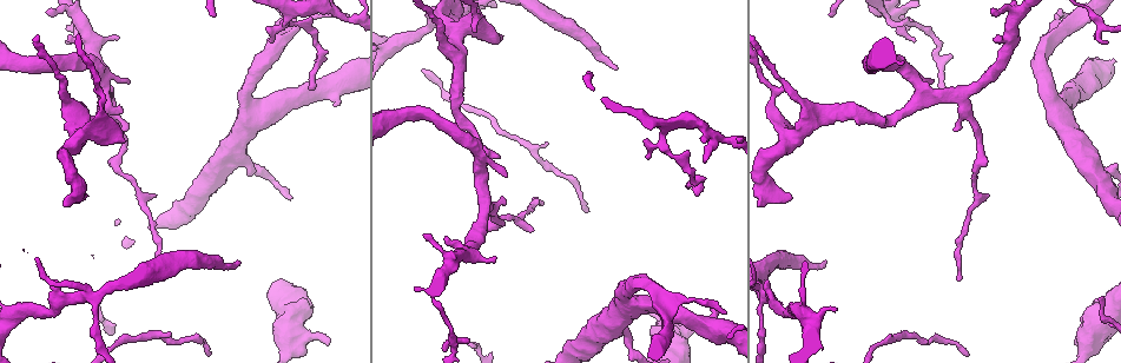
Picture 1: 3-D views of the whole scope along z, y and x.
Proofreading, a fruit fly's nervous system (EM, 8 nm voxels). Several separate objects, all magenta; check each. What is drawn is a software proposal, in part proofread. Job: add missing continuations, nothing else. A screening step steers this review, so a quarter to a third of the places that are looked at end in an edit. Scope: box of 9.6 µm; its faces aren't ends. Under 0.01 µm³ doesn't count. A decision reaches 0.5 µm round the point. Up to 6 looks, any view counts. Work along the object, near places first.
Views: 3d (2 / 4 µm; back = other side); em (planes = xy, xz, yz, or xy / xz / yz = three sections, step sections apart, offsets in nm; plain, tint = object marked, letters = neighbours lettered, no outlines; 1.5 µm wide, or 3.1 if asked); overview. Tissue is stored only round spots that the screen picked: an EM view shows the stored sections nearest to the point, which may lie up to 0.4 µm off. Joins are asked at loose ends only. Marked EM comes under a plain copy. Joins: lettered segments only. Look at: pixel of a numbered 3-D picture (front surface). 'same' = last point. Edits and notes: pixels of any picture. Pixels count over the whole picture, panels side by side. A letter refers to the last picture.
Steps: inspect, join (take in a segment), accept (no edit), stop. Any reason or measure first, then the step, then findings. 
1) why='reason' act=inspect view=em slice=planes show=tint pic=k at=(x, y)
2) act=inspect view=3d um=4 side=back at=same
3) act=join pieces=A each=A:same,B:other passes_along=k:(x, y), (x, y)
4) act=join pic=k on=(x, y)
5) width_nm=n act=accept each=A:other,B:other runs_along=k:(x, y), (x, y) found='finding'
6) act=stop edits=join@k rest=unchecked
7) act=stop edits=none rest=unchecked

why='an open end' act=inspect view=3d um=2 pic=1 at=(130, 80)

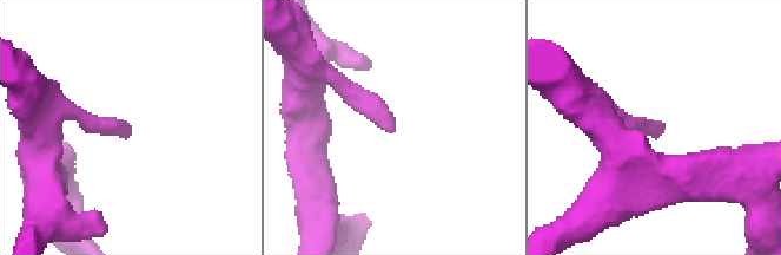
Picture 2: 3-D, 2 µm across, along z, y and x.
act=inspect view=em slice=planes show=tint pic=2 at=(392, 130)

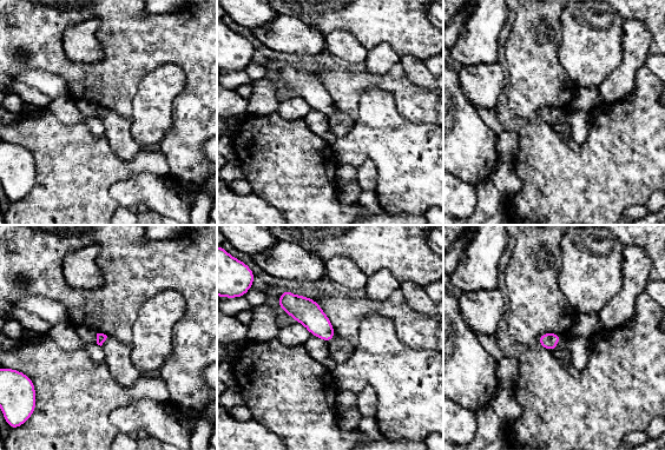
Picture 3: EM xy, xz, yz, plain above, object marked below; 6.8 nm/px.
act=inspect view=em slice=planes show=letters at=same

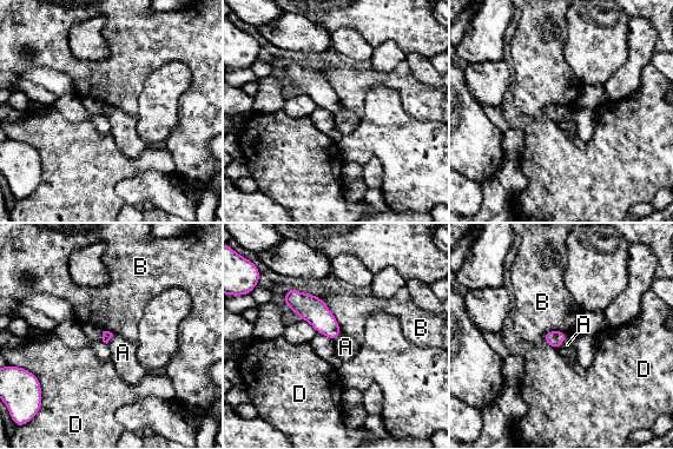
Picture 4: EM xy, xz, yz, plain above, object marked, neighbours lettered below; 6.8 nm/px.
act=accept each=A:other,B:other,D:other border=4:(567, 332), (558, 349) found='none of them fits'

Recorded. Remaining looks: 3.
why='thin end' act=inspect view=em slice=planes show=letters pic=1 at=(1106, 42)

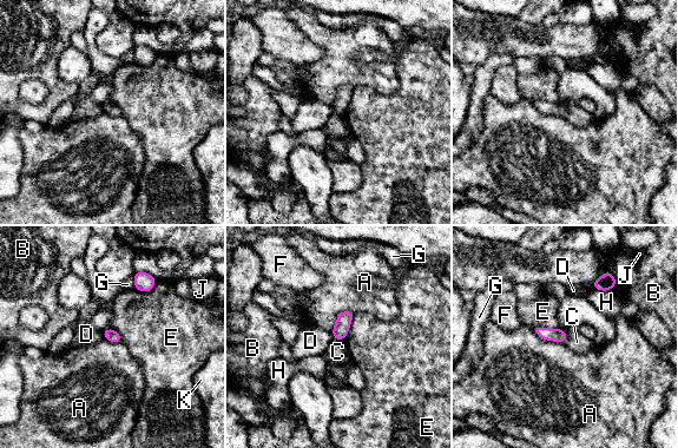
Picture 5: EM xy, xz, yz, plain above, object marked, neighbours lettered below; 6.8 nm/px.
act=accept each=A:other,B:other,C:other,D:other,E:other,F:other,G:other,H:other,J:other,K:other found='no lettered segment goes on from it'

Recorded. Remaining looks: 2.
why='free end' act=inspect view=em slice=planes show=letters pic=1 at=(434, 7)

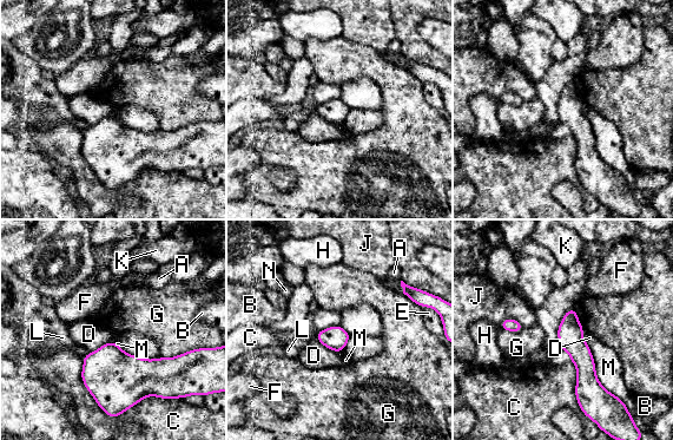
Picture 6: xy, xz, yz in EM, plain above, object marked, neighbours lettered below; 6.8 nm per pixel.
width_nm=170 act=accept each=A:other,B:other,C:other,D:other,E:other,F:other,G:other,H:other,J:other,K:other,L:other,M:other,N:other border=6:(560, 348), (568, 354), (571, 360) found='none of them fits'

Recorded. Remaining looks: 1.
act=stop edits=none rest=unchecked

